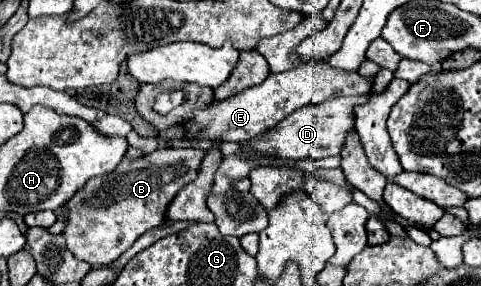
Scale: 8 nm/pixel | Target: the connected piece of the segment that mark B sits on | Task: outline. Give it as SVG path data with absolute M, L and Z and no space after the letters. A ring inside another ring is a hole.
M195 147L157 149L155 153L137 159L123 157L111 175L91 179L65 203L69 209L69 221L63 233L67 237L69 251L89 265L115 261L139 235L151 227L163 225L169 203L195 179L203 163L203 155L207 155L207 151Z

